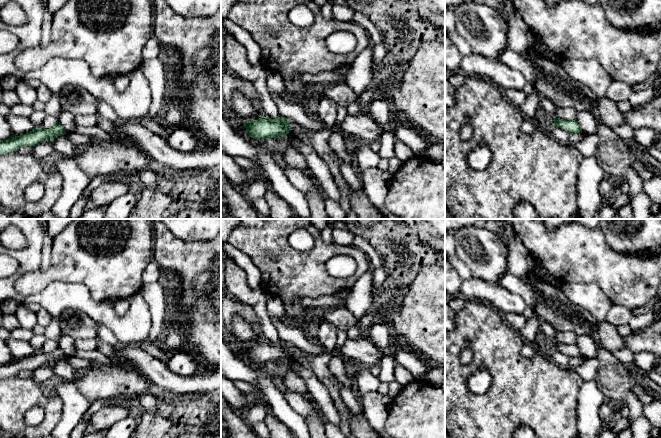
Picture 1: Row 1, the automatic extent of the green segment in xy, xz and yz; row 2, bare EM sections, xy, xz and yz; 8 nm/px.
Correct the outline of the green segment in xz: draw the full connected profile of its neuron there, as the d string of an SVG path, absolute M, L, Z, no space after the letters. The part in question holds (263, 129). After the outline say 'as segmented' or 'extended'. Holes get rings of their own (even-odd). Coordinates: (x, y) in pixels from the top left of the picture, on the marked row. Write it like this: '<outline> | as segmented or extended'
M261 116L258 120L245 122L246 133L253 139L268 141L270 138L283 138L290 133L290 120L285 117L276 119Z | as segmented

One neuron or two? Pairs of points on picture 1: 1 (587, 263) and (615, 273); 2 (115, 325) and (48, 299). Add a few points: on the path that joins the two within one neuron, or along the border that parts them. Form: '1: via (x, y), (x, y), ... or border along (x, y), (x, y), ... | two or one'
1: via (594, 263), (598, 263), (608, 269) | one
2: via (98, 311), (80, 299), (65, 299) | one

